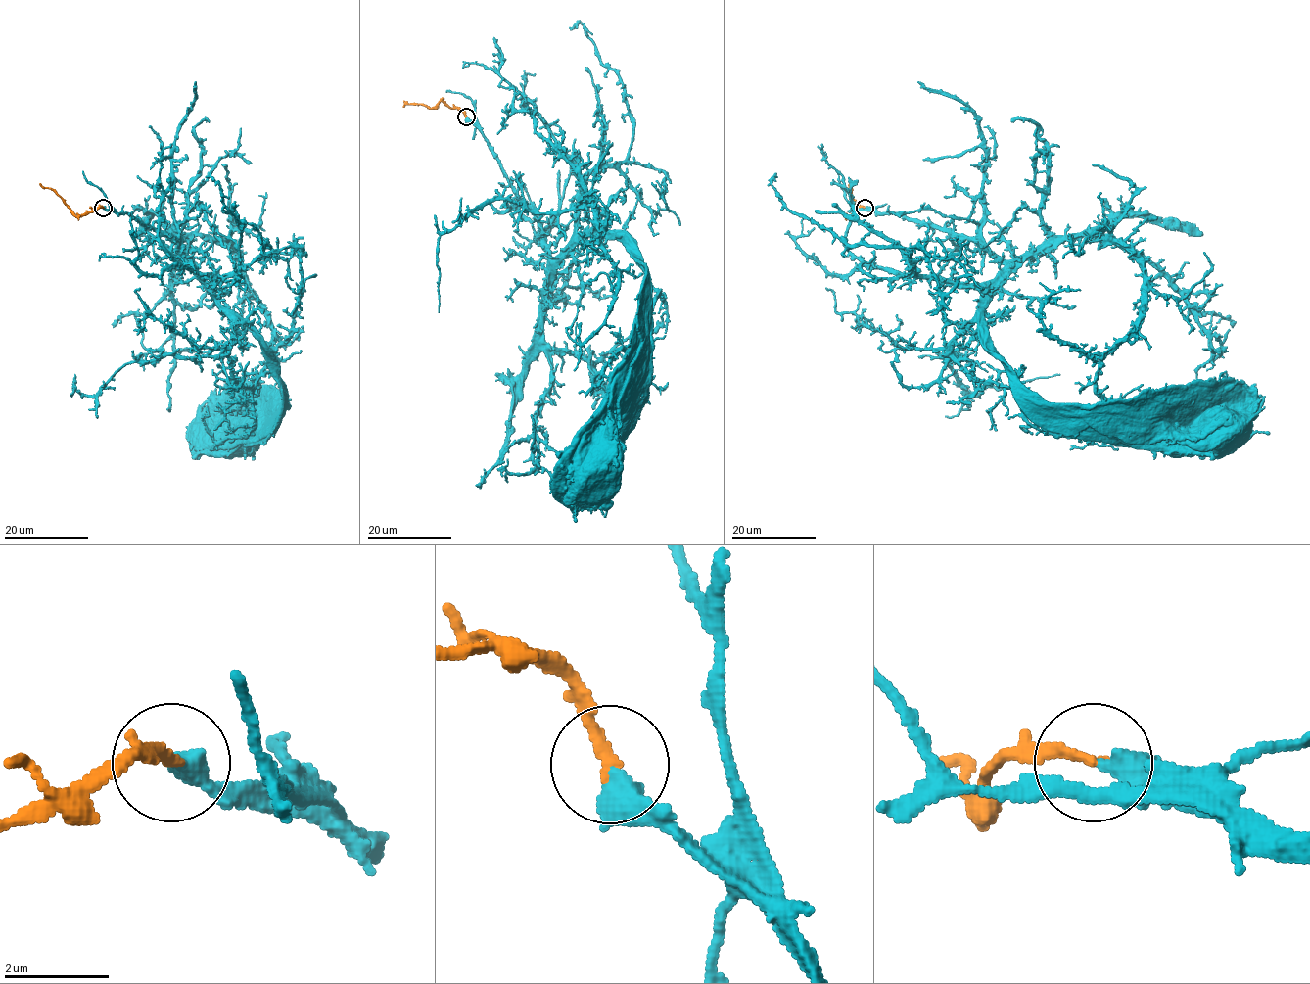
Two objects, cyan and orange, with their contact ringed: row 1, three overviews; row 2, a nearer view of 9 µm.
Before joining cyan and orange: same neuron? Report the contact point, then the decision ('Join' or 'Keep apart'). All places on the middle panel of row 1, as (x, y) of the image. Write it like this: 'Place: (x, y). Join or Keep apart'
Place: (466, 117). Join

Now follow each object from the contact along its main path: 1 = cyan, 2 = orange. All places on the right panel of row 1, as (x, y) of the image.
1: (865, 207), (949, 229), (1005, 265), (983, 328), (1003, 365), (1041, 400), (1154, 408), (1214, 432)
2: (865, 207), (858, 207), (848, 216), (856, 206), (851, 189), (854, 184)

